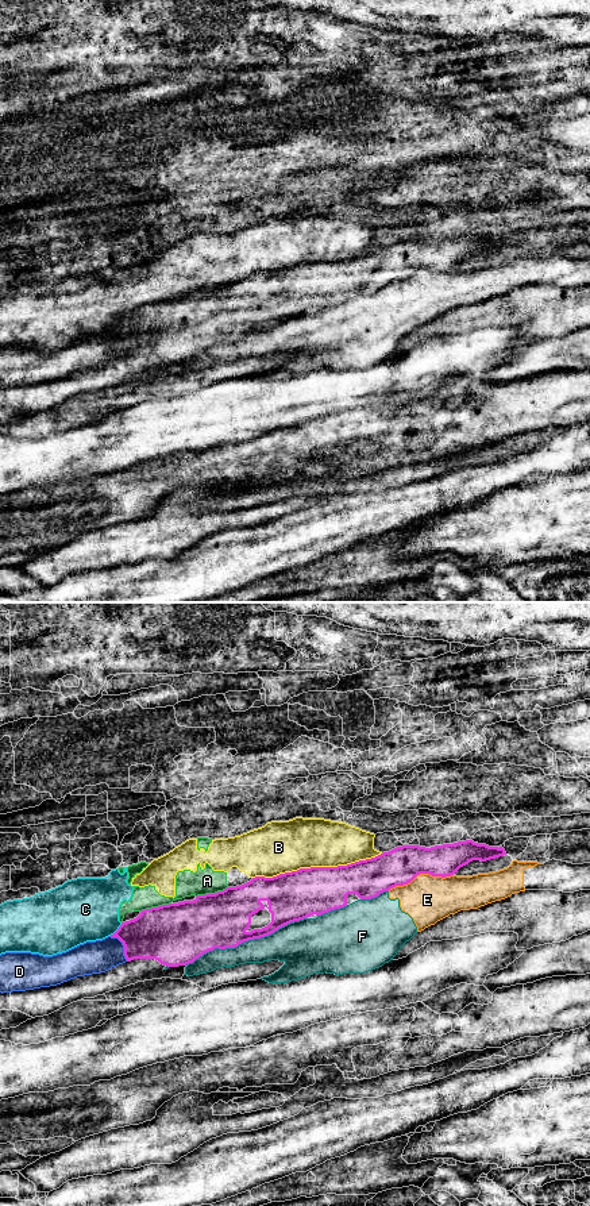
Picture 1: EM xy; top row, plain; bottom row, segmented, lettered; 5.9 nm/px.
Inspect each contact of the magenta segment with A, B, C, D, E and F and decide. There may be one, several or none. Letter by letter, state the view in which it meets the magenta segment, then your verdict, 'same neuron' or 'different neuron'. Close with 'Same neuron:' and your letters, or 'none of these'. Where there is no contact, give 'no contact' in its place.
A: meets magenta in xy; different neuron
B: meets magenta in xy; different neuron
C: meets magenta in xy; different neuron
D: meets magenta in xy; different neuron
E: meets magenta in xy; different neuron
F: meets magenta in xy; different neuron
Same neuron: none of these

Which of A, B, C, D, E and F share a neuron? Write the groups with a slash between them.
A B C / D / E F

